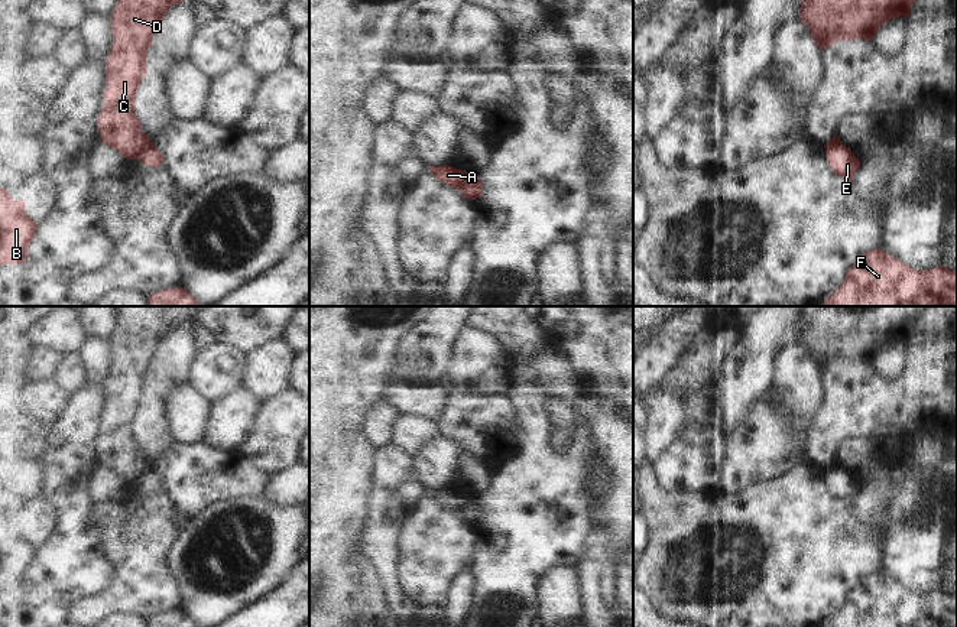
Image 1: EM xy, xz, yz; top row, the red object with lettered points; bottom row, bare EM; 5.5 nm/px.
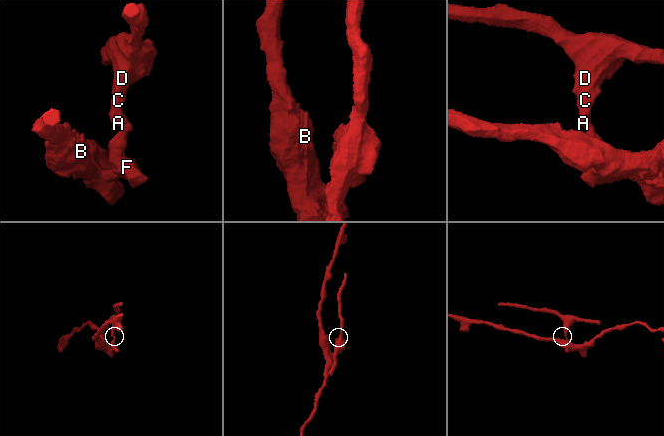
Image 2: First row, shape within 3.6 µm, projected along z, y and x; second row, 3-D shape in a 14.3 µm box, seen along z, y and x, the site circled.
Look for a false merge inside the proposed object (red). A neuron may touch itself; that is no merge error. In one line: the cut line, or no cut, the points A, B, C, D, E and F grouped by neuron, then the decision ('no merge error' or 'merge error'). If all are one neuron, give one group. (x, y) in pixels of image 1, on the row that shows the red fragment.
xz (474, 176), (460, 189) | A C D / B E F | merge error

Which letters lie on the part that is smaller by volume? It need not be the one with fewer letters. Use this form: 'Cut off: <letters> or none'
Cut off: A, C, D

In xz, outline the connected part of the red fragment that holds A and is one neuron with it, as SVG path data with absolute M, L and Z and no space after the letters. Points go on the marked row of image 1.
M450 165L444 166L429 166L429 172L439 181L442 181L445 185L463 189L464 185L474 179L468 172L464 172L461 169L455 169Z

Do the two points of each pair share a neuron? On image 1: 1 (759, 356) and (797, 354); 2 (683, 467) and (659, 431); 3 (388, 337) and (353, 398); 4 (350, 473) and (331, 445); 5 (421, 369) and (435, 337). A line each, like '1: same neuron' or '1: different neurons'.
1: different neurons
2: different neurons
3: same neuron
4: different neurons
5: same neuron

